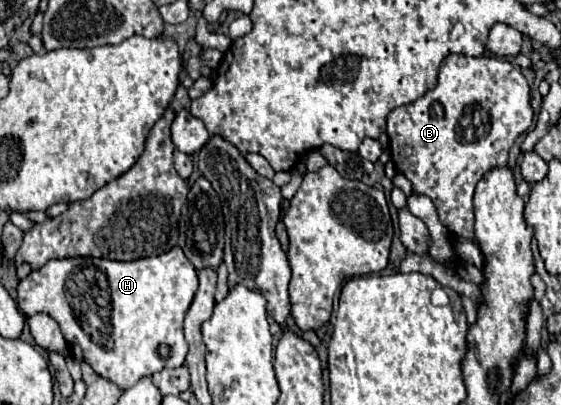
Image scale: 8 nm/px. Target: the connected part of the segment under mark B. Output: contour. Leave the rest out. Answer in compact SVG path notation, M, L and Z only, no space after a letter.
M449 55L443 59L441 67L439 67L439 75L437 75L437 85L433 89L429 89L423 97L419 97L415 103L411 105L403 105L403 107L397 107L389 113L387 117L387 135L389 135L389 153L391 153L391 161L395 163L395 169L399 173L403 173L411 183L413 183L413 193L423 193L425 197L429 197L439 213L439 221L451 231L451 233L457 233L465 239L471 239L475 241L473 237L473 223L475 223L475 217L473 217L473 193L475 193L475 187L477 183L485 177L485 173L489 173L491 169L495 167L503 167L507 165L507 157L509 157L509 151L515 143L515 139L525 133L529 127L533 125L533 107L531 107L531 95L529 95L529 85L525 81L525 77L521 75L519 69L515 69L507 59L497 59L497 57L465 57L465 55Z

